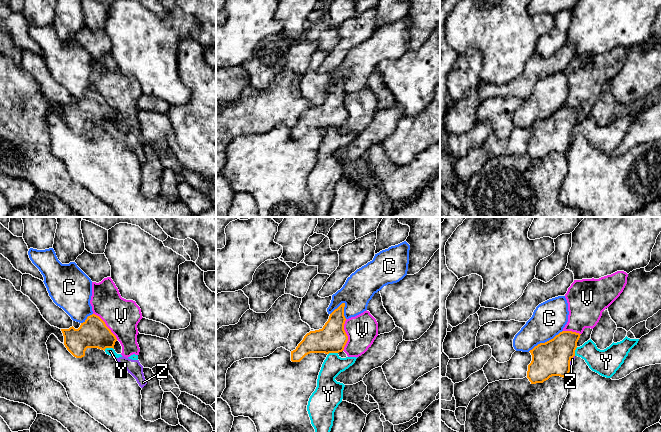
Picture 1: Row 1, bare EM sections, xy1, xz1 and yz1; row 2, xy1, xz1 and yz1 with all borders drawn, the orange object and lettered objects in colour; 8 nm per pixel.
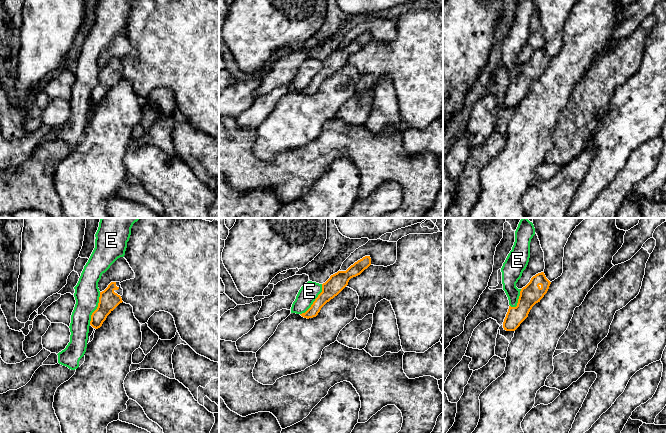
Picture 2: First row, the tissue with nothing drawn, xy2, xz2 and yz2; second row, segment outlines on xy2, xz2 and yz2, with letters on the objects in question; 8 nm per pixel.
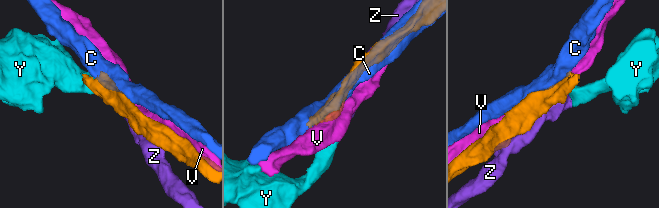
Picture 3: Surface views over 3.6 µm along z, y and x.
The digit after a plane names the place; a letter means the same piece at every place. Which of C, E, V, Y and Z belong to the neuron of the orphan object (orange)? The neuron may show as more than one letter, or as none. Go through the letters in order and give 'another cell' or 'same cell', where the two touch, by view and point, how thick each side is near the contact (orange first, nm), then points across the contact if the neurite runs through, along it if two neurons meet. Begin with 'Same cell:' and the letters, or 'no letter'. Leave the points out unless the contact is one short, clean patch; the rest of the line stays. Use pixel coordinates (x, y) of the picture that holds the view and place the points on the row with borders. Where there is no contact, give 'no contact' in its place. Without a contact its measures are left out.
Same cell: no letter
C: another cell; meets orange in yz1 at (545, 342); 280 nm thick on the orange side, 280 nm on the other
E: another cell; meets orange in xz2 at (315, 300); 150 nm thick on the orange side, 150 nm on the other; border along xz2 (322, 284), (322, 290), (313, 303), (300, 314)
V: another cell; meets orange in xz1 at (346, 335); 240 nm thick on the orange side, 240 nm on the other
Y: another cell; meets orange in xy1 at (108, 347); 240 nm thick on the orange side, 60 nm on the other; border along xy1 (113, 349), (106, 348), (104, 350)
Z: another cell; meets orange in yz1 at (569, 362); 280 nm thick on the orange side, 30 nm on the other

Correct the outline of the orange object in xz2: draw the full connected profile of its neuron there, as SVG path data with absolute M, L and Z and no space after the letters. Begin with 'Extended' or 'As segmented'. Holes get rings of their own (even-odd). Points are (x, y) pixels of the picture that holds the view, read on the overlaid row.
As segmented. M365 256L351 265L346 271L338 271L331 275L330 278L322 284L322 292L315 299L311 307L300 315L307 319L316 317L321 308L348 285L351 278L360 275L370 265L370 256Z

